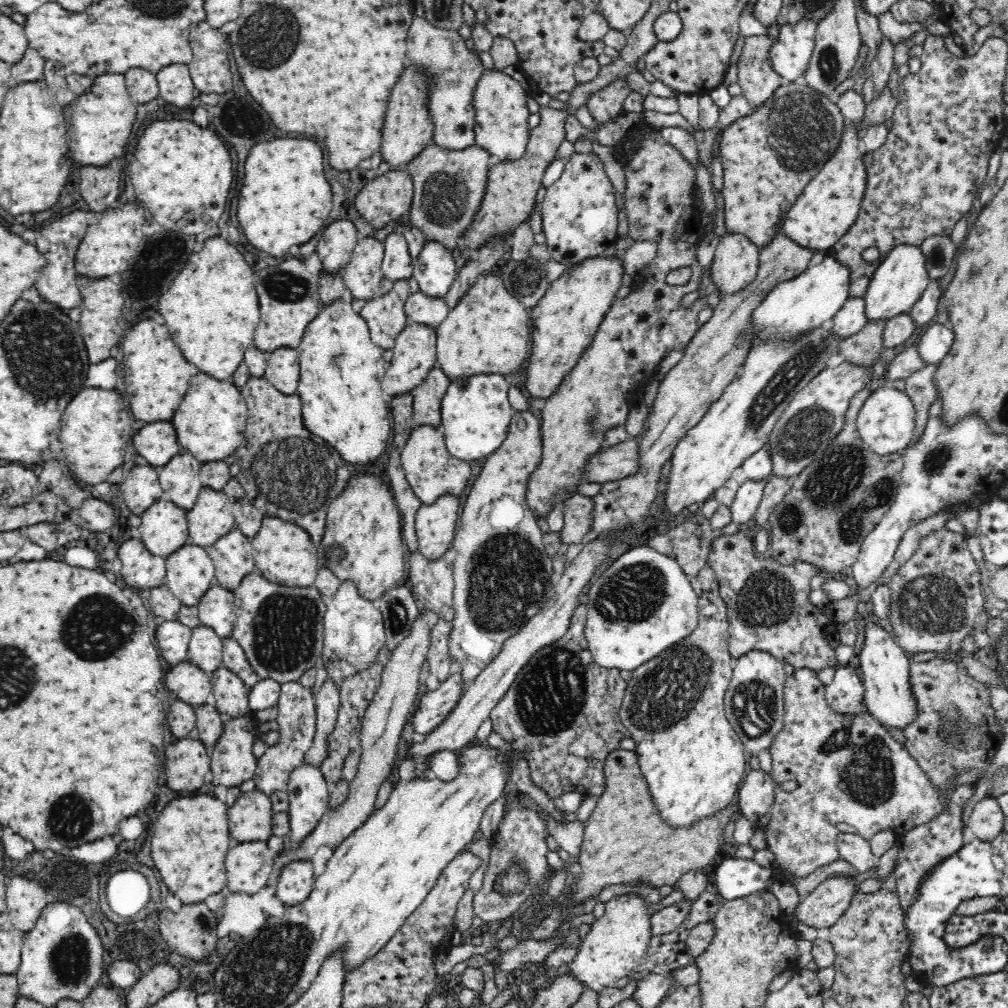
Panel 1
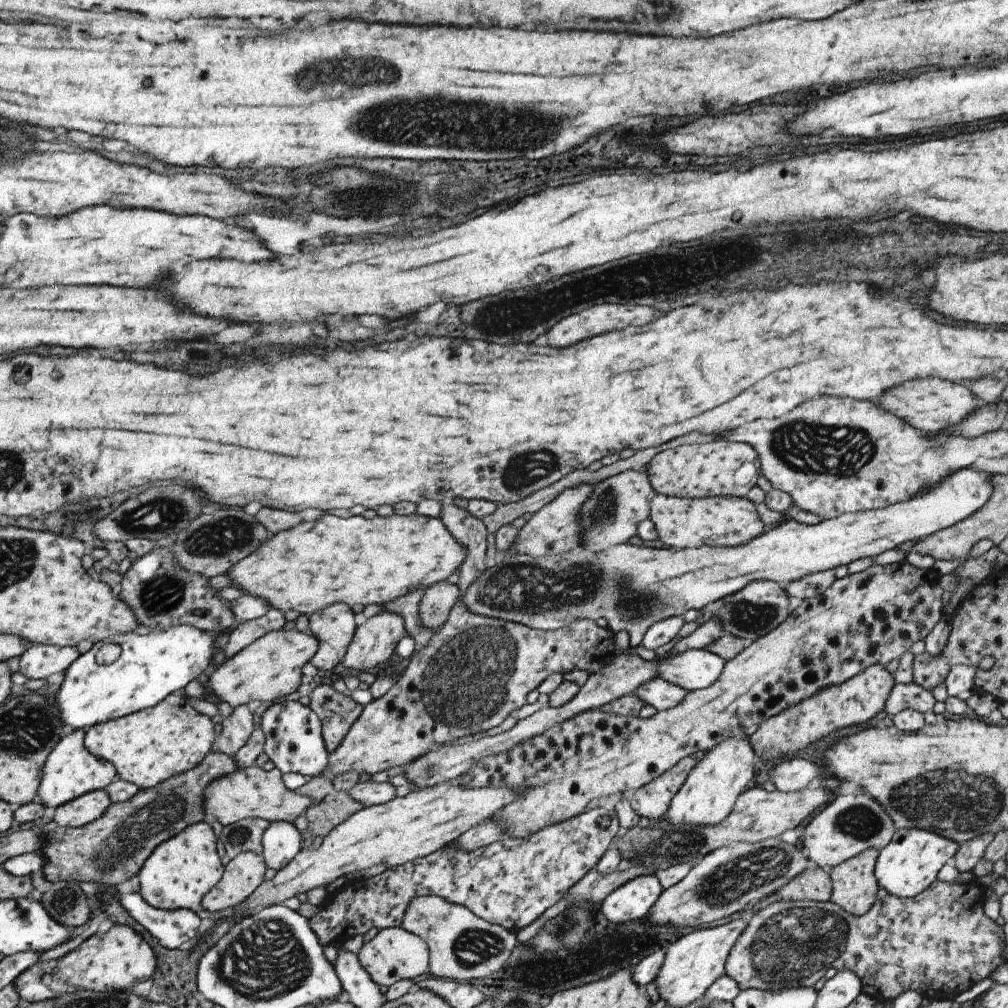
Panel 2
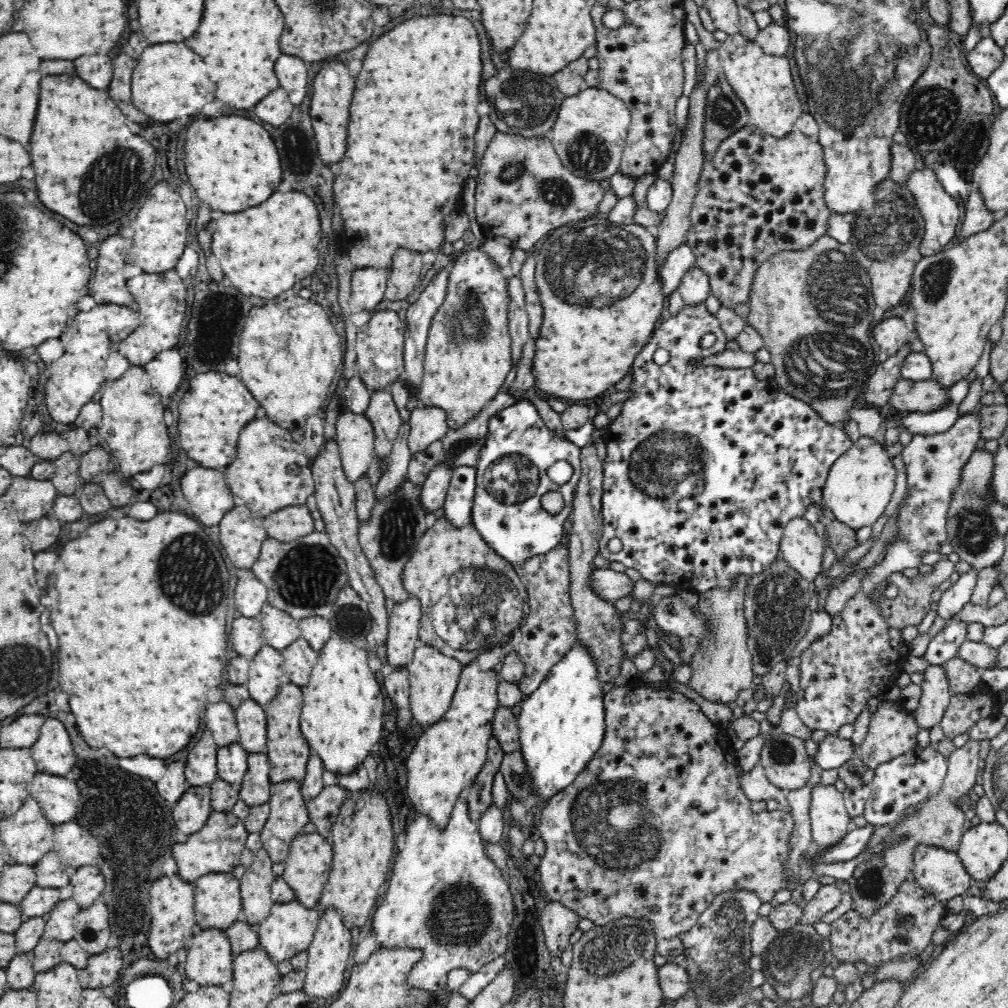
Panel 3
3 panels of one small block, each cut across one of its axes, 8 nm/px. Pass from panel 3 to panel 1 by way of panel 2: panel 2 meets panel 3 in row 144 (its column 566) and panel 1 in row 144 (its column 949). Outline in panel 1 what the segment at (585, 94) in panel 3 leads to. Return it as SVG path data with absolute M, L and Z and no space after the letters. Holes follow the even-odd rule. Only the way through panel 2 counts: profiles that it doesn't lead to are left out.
M484 68L472 100L472 105L476 109L476 124L474 124L476 145L502 162L522 158L527 150L528 134L531 130L528 126L528 116L531 113L527 107L526 97L525 87L516 79L495 68Z

